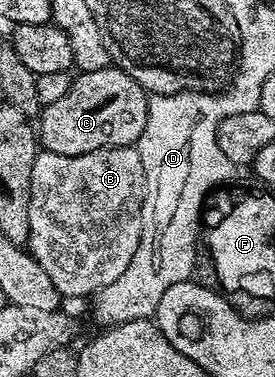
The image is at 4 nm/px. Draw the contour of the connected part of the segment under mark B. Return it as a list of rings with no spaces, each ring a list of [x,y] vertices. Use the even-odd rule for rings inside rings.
[[[110,145],[99,151],[91,151],[83,155],[55,155],[54,153],[38,152],[35,167],[31,167],[31,199],[29,200],[29,243],[28,250],[33,258],[47,271],[51,283],[55,283],[62,298],[86,297],[92,298],[107,283],[115,283],[123,271],[127,271],[127,263],[135,255],[135,247],[139,247],[141,238],[141,208],[145,202],[145,176],[143,175],[143,159],[133,145]]]

